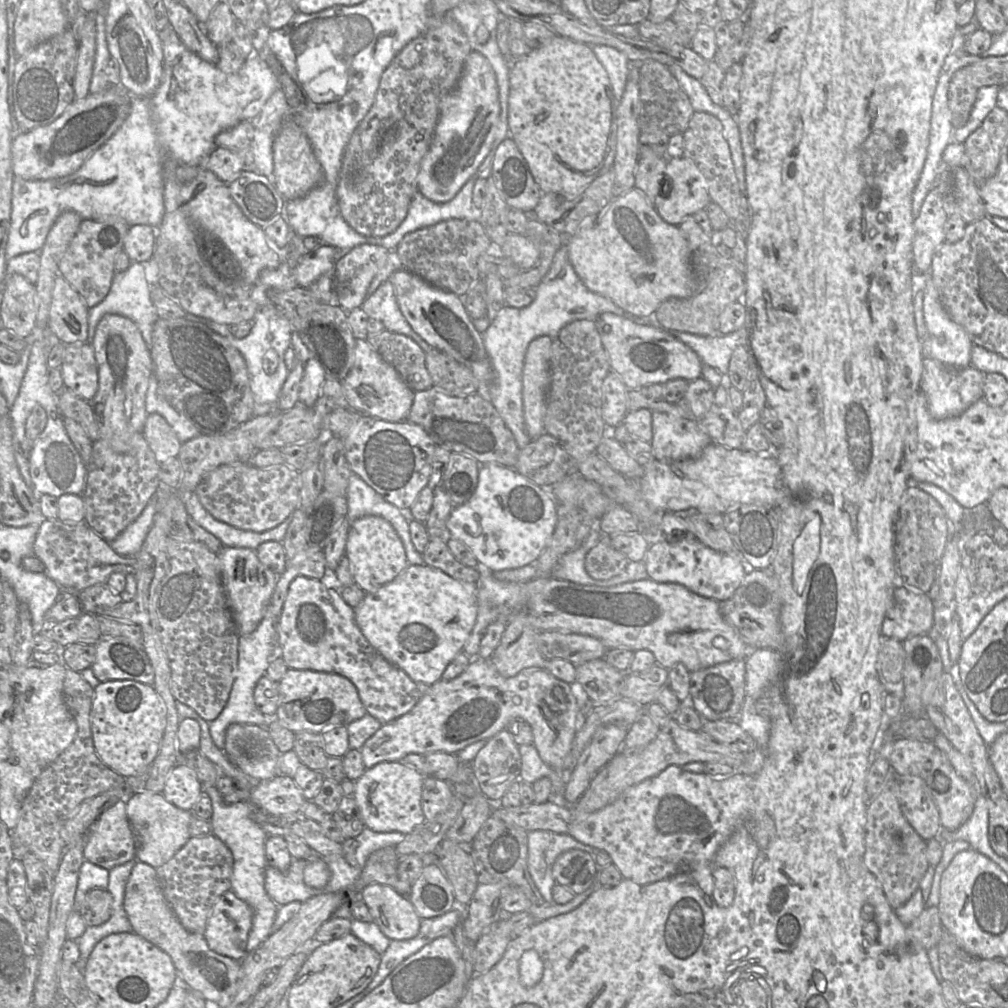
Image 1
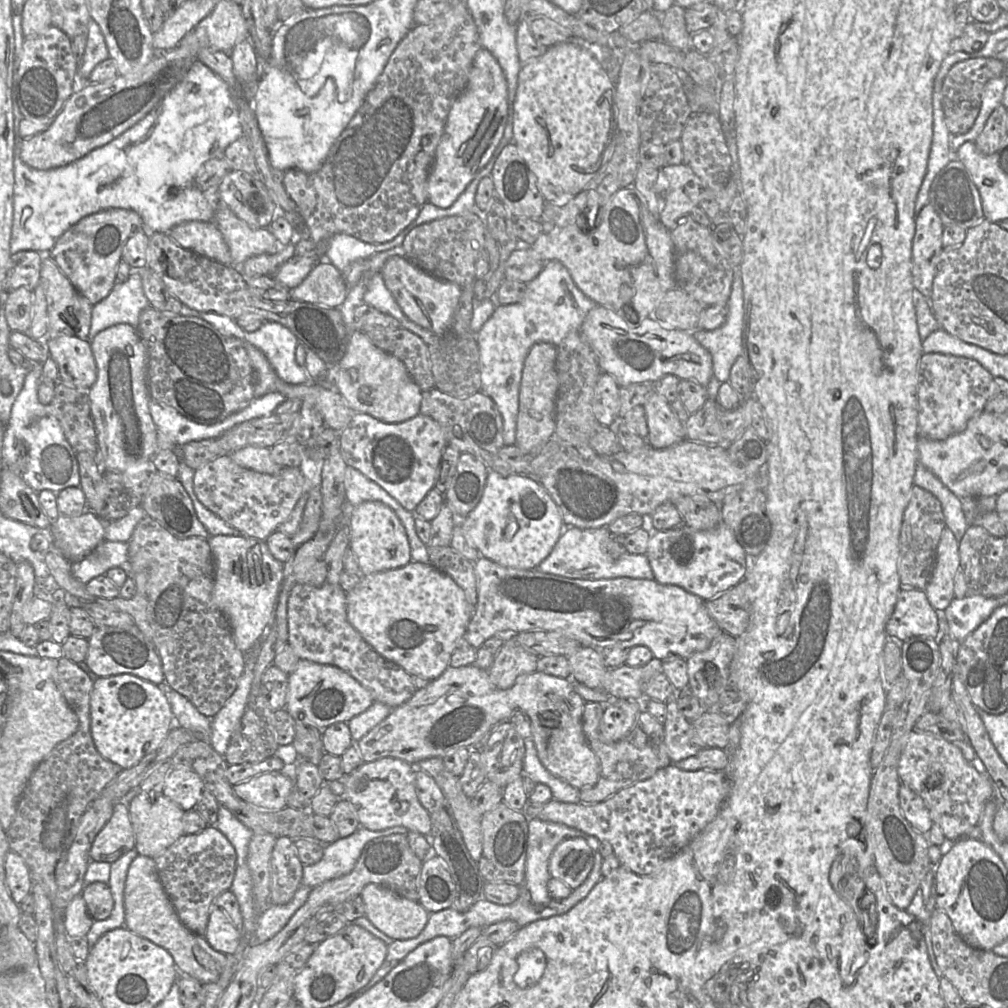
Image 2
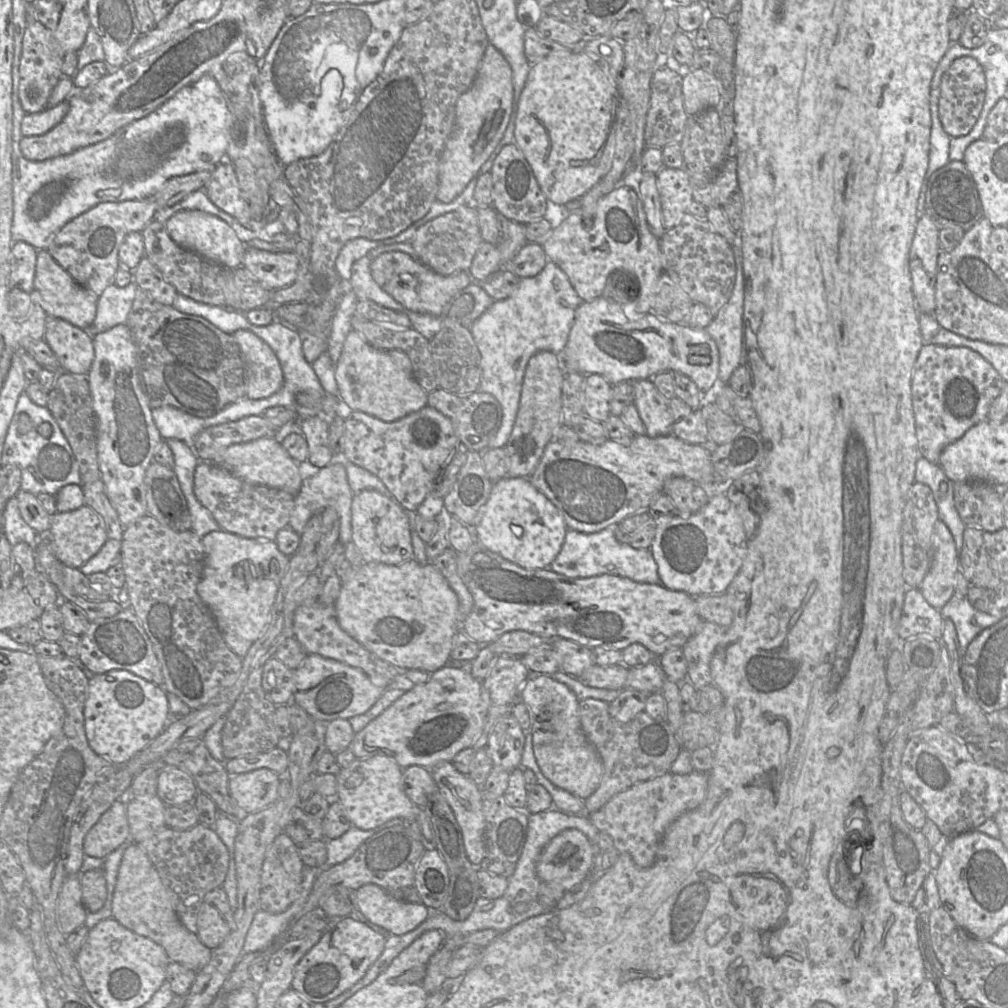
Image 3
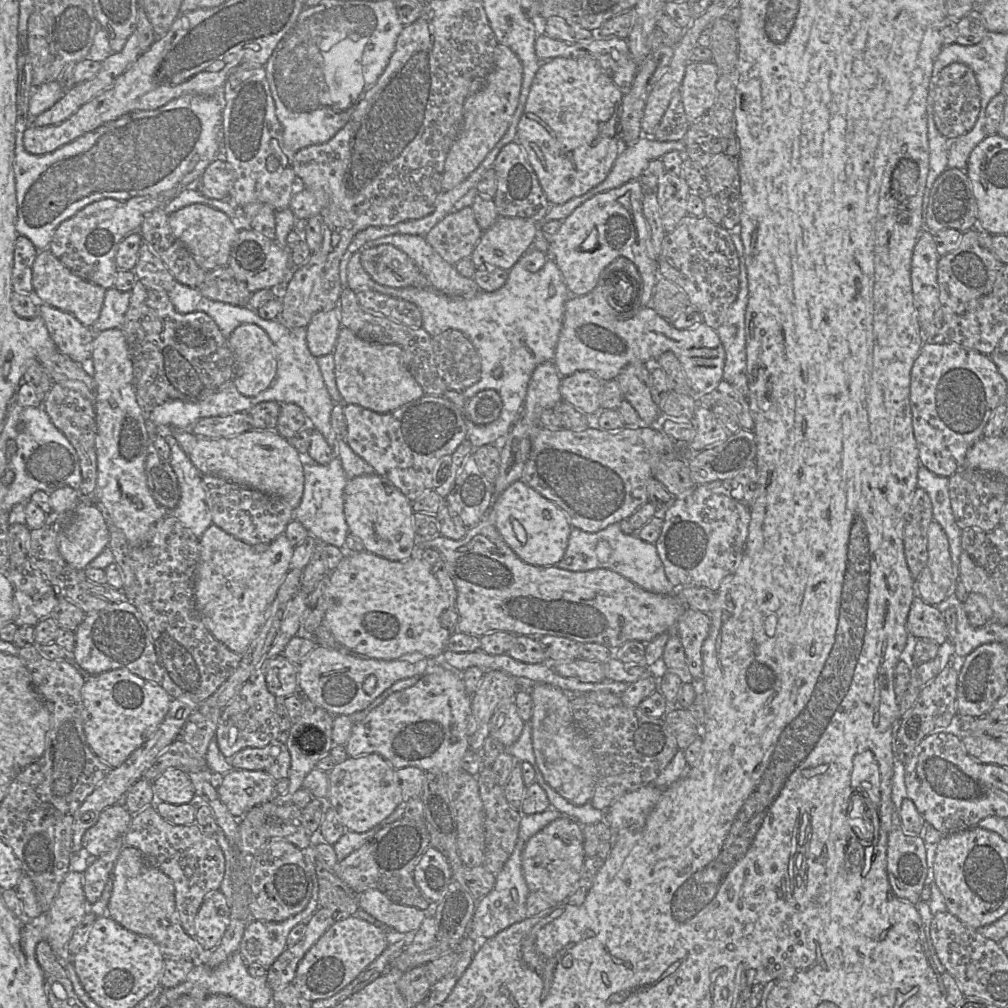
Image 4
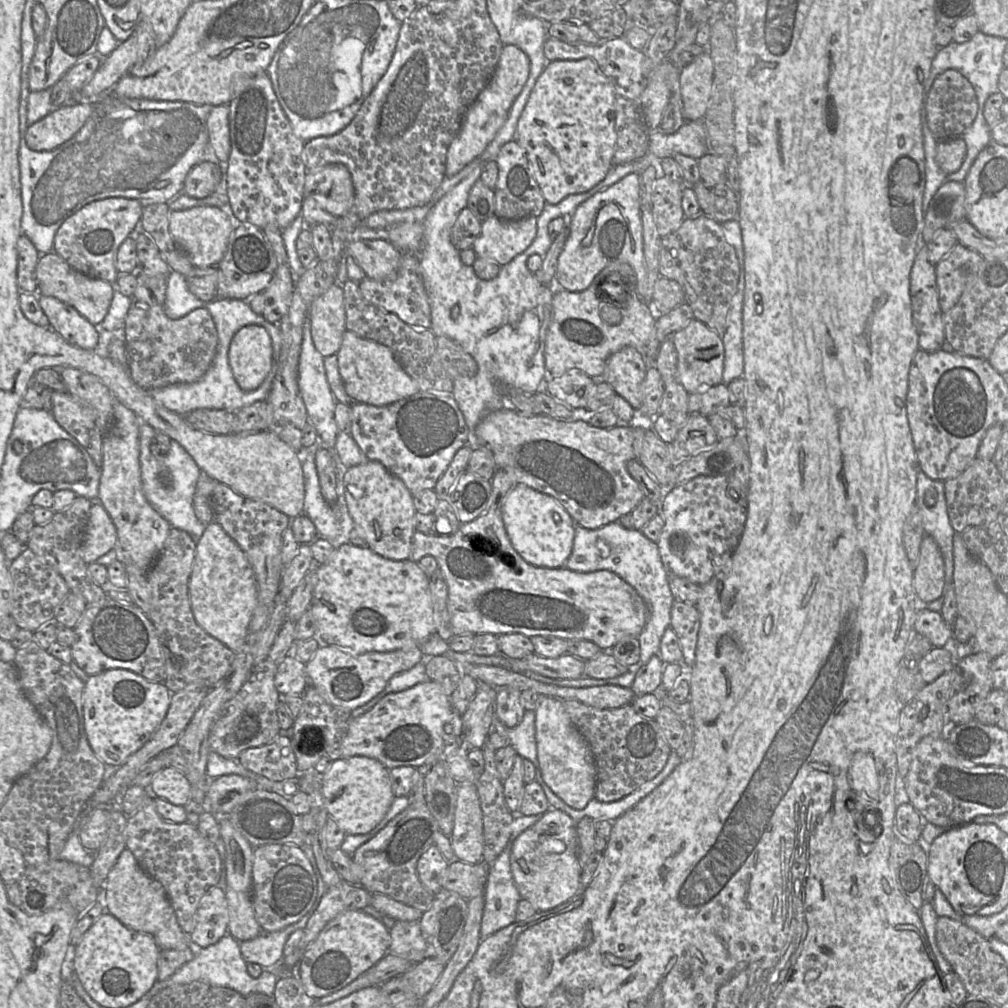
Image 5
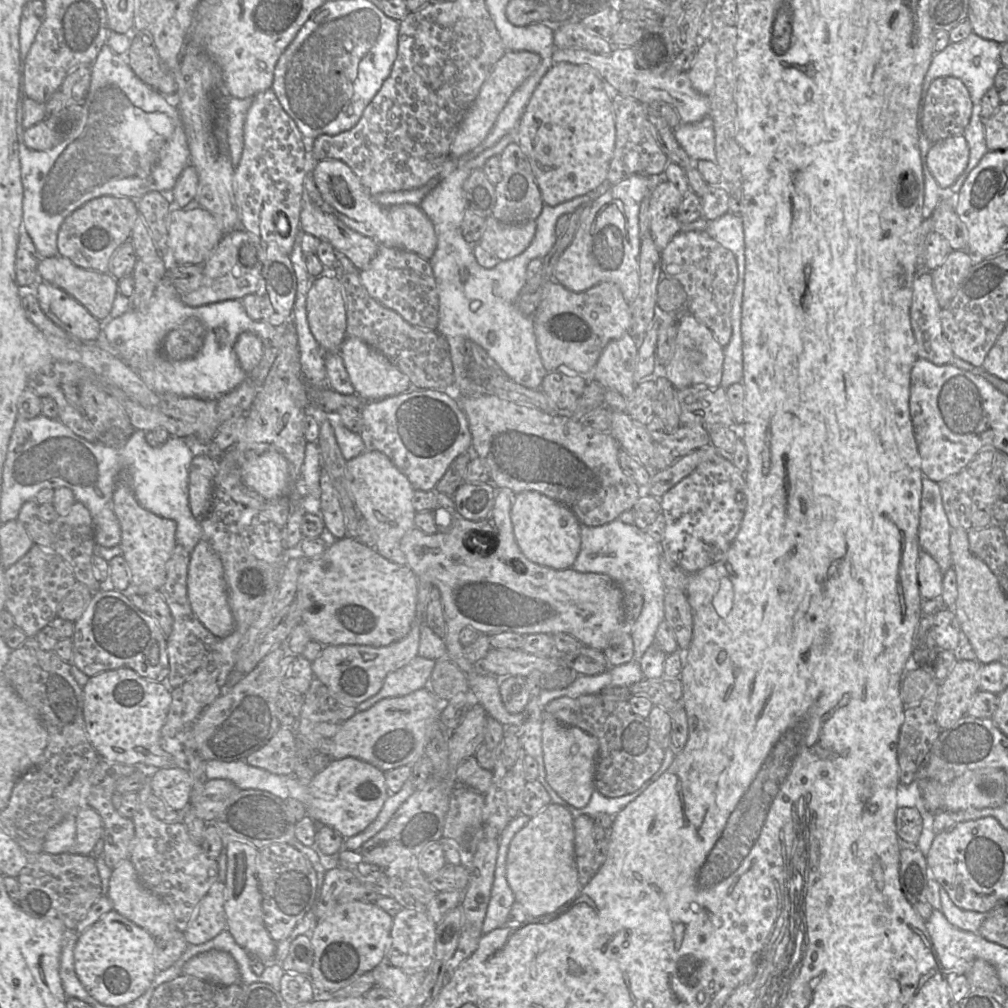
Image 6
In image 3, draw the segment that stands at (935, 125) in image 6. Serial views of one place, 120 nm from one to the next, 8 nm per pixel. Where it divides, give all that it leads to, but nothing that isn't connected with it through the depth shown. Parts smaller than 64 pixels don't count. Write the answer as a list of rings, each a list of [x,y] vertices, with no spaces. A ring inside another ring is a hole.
[[[973,57],[955,59],[941,79],[939,118],[944,131],[952,138],[965,136],[975,126],[985,101],[986,78],[981,64]]]

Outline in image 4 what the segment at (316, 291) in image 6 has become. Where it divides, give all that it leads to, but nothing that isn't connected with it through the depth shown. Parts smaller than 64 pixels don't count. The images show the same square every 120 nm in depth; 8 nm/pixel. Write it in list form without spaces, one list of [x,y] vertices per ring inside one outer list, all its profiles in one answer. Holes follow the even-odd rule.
[[[340,308],[316,313],[307,326],[307,346],[318,358],[333,353],[341,328]]]

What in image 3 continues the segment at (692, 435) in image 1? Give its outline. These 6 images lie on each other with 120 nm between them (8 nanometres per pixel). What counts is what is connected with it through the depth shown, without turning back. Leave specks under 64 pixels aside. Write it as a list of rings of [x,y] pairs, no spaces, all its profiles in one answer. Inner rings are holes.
[[[652,380],[625,381],[633,382],[634,405],[642,420],[646,435],[658,437],[671,434],[673,416],[666,400],[656,389]]]

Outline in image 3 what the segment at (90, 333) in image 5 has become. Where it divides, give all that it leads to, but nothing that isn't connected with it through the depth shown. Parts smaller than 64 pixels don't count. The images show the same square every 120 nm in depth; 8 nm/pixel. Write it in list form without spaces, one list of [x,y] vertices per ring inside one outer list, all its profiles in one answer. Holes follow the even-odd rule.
[[[49,317],[44,340],[57,356],[60,371],[87,376],[95,357],[93,337],[87,330]]]

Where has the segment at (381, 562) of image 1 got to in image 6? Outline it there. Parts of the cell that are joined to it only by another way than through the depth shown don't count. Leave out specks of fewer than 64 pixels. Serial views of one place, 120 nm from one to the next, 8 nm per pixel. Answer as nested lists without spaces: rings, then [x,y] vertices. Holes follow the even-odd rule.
[[[368,450],[346,461],[345,476],[360,517],[366,520],[375,533],[375,550],[393,563],[407,565],[400,542],[415,527],[416,514],[412,504],[415,490],[408,478],[384,453]]]

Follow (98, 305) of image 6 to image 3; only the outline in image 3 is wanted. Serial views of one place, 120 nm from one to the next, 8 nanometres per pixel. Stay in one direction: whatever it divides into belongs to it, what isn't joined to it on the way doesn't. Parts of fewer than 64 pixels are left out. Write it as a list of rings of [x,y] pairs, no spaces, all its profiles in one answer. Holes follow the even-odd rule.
[[[39,250],[36,263],[35,290],[41,296],[41,304],[48,318],[61,318],[87,330],[97,314],[99,296],[90,289],[78,284],[52,257],[48,250]]]

